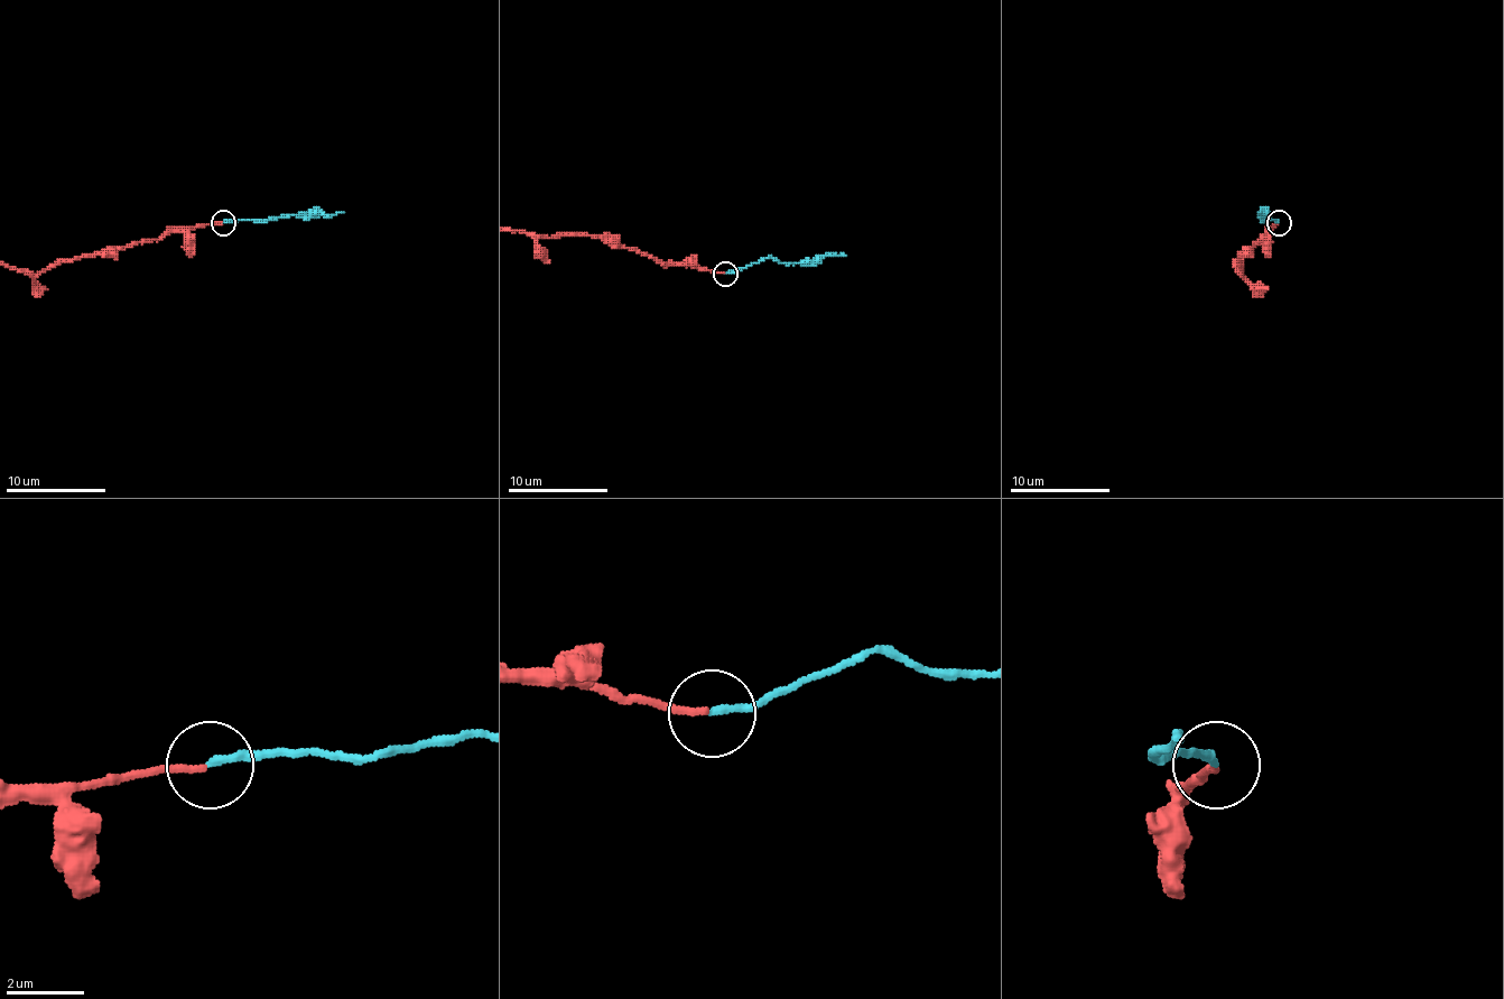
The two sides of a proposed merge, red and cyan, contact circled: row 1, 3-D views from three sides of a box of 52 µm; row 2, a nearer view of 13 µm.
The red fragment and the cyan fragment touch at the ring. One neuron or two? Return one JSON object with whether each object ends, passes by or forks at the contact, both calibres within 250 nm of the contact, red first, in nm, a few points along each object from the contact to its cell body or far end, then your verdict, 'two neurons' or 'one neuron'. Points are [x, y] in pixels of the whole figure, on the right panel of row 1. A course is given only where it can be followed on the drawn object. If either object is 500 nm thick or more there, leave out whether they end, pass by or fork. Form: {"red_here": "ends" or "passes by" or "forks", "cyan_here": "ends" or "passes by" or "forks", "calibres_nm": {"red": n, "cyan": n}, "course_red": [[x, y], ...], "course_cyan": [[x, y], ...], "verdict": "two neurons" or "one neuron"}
{"red_here": "ends", "cyan_here": "ends", "calibres_nm": {"red": 180, "cyan": 200}, "course_cyan": [[1278, 222], [1263, 220], [1268, 214], [1261, 212]], "verdict": "one neuron"}

